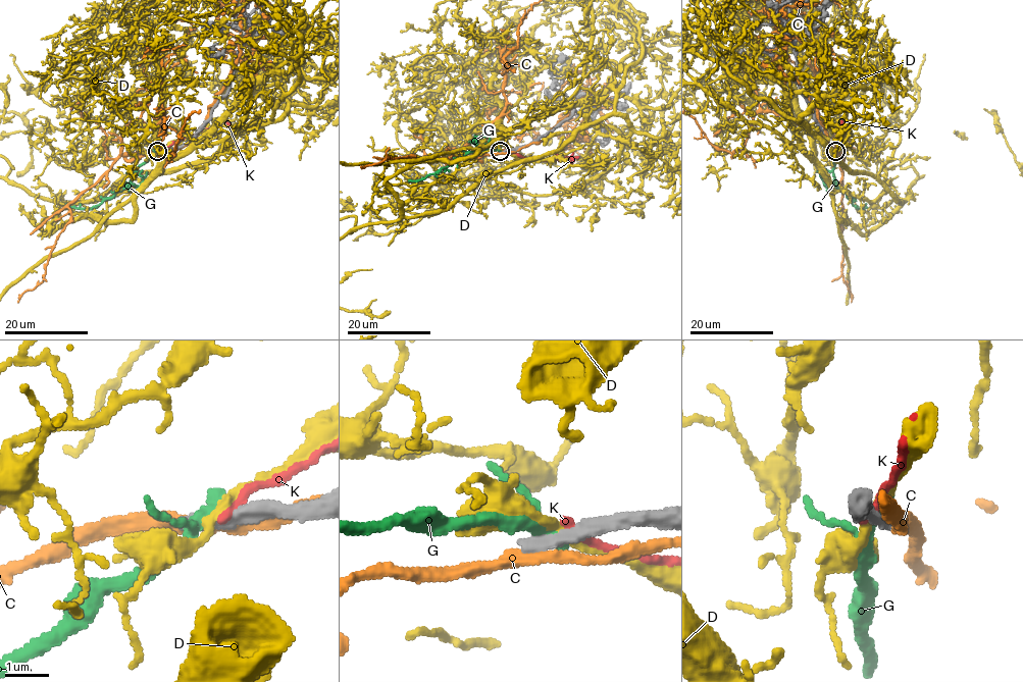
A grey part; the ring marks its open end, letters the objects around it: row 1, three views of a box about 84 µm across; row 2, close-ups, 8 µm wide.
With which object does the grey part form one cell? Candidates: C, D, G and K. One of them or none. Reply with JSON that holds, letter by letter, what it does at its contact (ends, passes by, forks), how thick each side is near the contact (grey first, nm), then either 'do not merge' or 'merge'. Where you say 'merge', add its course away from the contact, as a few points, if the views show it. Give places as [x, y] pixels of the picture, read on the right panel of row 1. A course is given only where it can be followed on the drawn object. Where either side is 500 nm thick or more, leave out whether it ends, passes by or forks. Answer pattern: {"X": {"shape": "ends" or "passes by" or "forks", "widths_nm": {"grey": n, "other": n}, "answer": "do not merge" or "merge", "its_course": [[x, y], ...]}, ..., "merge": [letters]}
{"C": {"shape": "passes by", "widths_nm": {"grey": 320, "other": 320}, "answer": "do not merge"}, "D": {"shape": "passes by", "widths_nm": {"grey": 400, "other": 200}, "answer": "do not merge"}, "G": {"shape": "passes by", "widths_nm": {"grey": 360, "other": 260}, "answer": "do not merge"}, "K": {"shape": "ends", "widths_nm": {"grey": 280, "other": 200}, "answer": "do not merge"}, "merge": []}

